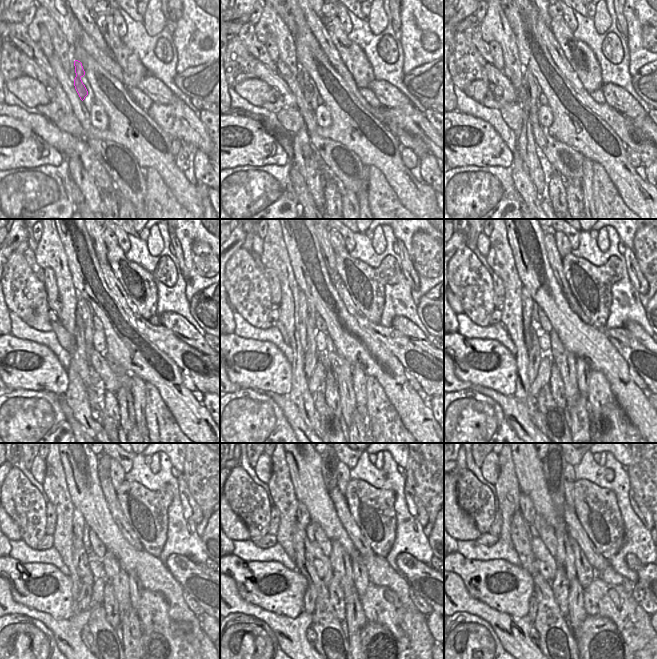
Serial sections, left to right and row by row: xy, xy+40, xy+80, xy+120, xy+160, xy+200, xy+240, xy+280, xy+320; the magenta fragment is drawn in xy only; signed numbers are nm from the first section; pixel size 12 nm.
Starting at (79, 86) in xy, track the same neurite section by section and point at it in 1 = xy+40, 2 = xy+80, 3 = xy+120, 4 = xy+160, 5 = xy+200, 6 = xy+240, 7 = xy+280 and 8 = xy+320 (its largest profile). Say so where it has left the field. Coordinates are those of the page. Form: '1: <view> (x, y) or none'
1: xy+40 (303, 77)
2: xy+80 (530, 88)
3: xy+120 (89, 329)
4: xy+160 (311, 352)
5: xy+200 (535, 354)
6: xy+240 (84, 598)
7: xy+280 (309, 598)
8: xy+320 (533, 603)

